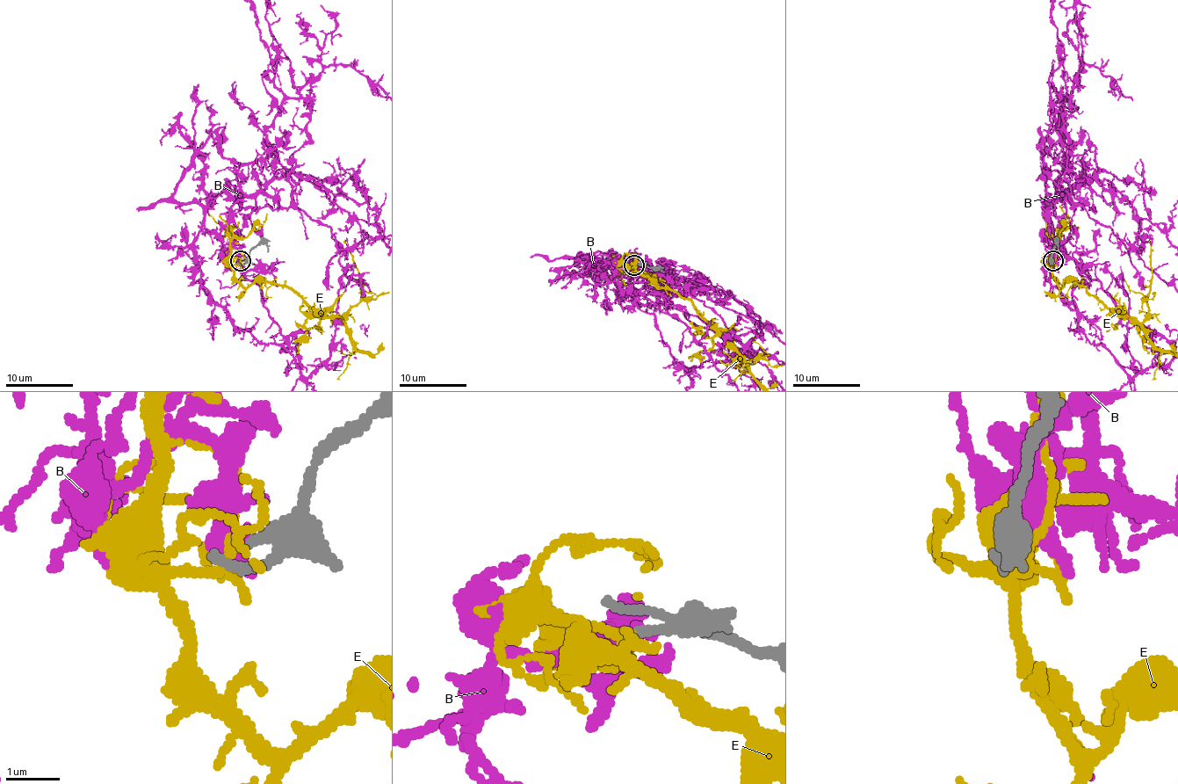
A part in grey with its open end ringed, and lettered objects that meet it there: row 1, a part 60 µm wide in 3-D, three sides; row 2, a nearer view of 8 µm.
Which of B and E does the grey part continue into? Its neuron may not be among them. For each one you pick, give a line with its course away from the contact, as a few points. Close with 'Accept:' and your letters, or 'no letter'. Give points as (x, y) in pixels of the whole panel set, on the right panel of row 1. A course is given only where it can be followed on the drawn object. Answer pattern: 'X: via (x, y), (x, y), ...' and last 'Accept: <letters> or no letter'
Accept: E

